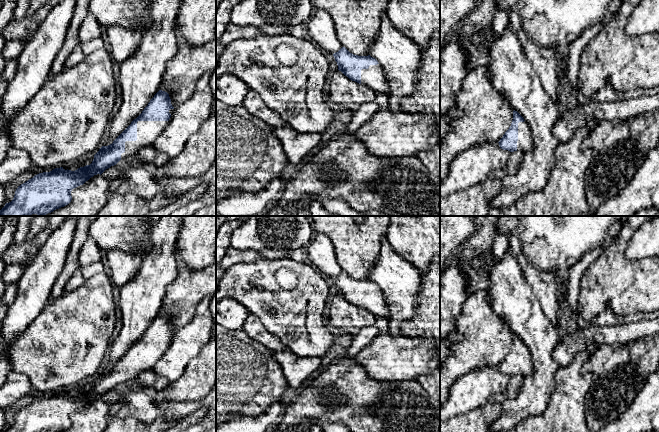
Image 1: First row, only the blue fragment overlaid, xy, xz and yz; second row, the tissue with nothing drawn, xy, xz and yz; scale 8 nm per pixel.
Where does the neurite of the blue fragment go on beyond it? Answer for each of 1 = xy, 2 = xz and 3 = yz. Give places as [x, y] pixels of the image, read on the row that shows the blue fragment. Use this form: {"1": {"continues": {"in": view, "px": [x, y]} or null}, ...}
{"1": {"continues": {"in": "xy", "px": [147, 131]}}, "2": {"continues": {"in": "xz", "px": [373, 77]}}, "3": {"continues": {"in": "yz", "px": [525, 141]}}}

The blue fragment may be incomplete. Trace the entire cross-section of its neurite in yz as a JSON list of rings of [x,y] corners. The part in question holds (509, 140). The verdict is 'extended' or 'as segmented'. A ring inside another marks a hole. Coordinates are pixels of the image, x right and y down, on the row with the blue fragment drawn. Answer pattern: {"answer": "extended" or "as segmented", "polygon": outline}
{"answer": "extended", "polygon": [[[513,111],[511,126],[498,143],[501,149],[510,152],[521,151],[525,154],[533,148],[531,129],[517,111]]]}

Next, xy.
{"answer": "extended", "polygon": [[[159,90],[142,113],[108,146],[102,146],[90,165],[75,171],[55,168],[35,175],[18,186],[14,198],[0,210],[0,216],[45,216],[68,205],[71,191],[91,177],[102,174],[121,159],[152,146],[167,127],[174,107],[169,94]]]}

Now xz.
{"answer": "extended", "polygon": [[[345,47],[333,54],[341,71],[350,80],[366,85],[376,93],[390,94],[388,82],[378,61],[368,56],[350,53]]]}

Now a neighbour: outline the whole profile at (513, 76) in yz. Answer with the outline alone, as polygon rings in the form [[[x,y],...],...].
[[[509,25],[492,43],[490,52],[492,85],[528,123],[533,138],[533,148],[523,155],[517,173],[514,176],[504,177],[501,192],[490,202],[491,207],[500,208],[516,202],[523,194],[540,191],[546,186],[559,143],[553,134],[553,128],[560,114],[525,55],[516,33]]]

